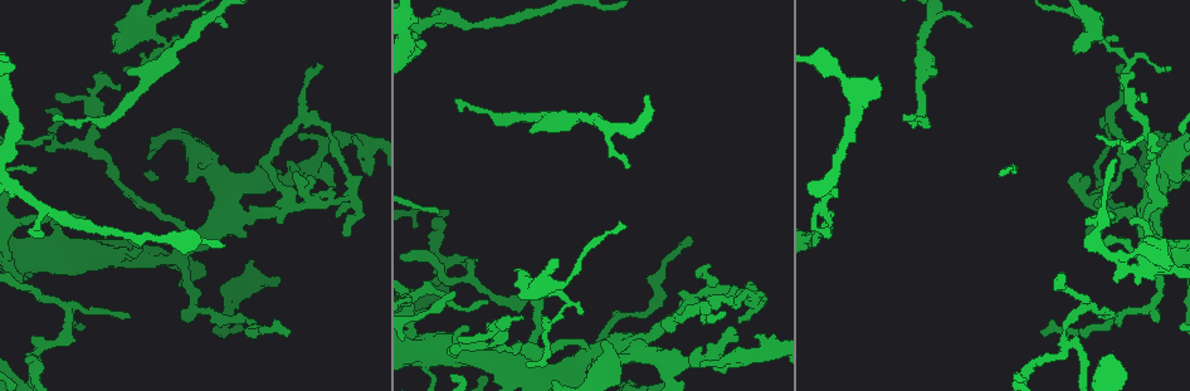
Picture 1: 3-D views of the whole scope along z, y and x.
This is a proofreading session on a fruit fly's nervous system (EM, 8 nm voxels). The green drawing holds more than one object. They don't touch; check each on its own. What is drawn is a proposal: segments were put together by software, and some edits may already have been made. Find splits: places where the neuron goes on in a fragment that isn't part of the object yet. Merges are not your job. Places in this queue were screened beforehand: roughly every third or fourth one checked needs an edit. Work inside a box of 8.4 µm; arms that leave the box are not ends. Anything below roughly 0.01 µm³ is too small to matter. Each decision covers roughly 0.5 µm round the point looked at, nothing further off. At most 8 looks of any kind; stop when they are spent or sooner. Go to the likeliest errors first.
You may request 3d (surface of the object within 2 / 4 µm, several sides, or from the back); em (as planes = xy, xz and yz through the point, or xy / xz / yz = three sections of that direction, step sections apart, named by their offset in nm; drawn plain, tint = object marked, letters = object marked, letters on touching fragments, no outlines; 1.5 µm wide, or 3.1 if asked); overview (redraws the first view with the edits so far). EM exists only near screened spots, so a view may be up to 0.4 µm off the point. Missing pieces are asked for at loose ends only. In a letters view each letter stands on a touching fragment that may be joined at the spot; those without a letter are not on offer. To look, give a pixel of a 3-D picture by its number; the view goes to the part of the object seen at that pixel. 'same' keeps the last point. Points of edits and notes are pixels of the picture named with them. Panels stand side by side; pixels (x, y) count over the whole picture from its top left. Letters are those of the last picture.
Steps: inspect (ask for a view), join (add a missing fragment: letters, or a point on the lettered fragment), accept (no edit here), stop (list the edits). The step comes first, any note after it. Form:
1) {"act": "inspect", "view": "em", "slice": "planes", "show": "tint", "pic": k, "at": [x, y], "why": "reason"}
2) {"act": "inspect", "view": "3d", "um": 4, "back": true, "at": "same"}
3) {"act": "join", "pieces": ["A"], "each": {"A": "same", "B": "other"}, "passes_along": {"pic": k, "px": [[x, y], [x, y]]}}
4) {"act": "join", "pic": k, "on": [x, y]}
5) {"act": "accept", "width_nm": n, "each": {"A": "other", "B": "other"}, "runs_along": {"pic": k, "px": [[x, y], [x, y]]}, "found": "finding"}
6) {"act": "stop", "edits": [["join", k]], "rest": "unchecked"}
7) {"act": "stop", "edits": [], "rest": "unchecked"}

{"act": "inspect", "view": "3d", "um": 4, "back": true, "pic": 1, "at": [1072, 50], "why": "free end"}

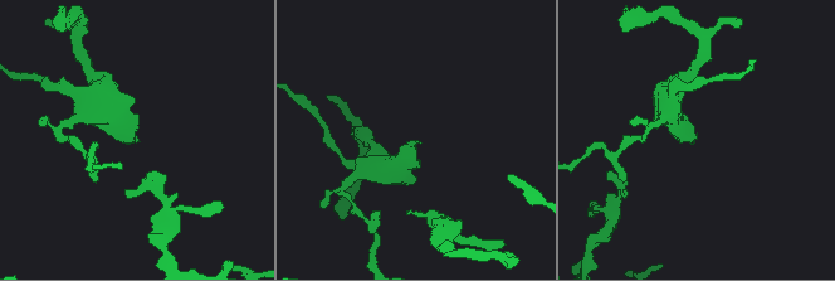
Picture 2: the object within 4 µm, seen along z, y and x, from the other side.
{"act": "inspect", "view": "em", "slice": "planes", "show": "letters", "pic": 2, "at": [692, 141]}

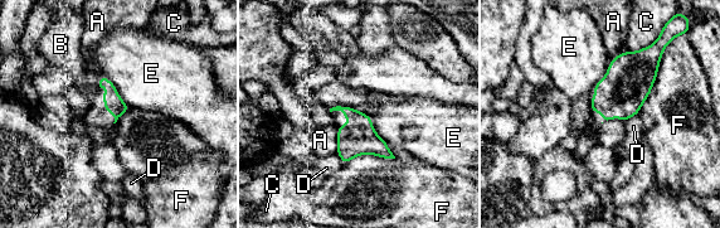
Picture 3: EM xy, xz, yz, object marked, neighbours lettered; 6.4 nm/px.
{"act": "accept", "each": {"A": "other", "B": "other", "C": "other", "D": "other", "E": "other", "F": "other"}, "border": {"pic": 3, "px": [[101, 76], [113, 85], [129, 107]]}, "found": "none of them fits"}

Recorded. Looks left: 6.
{"act": "inspect", "view": "3d", "um": 2, "pic": 1, "at": [52, 118], "why": "free end"}

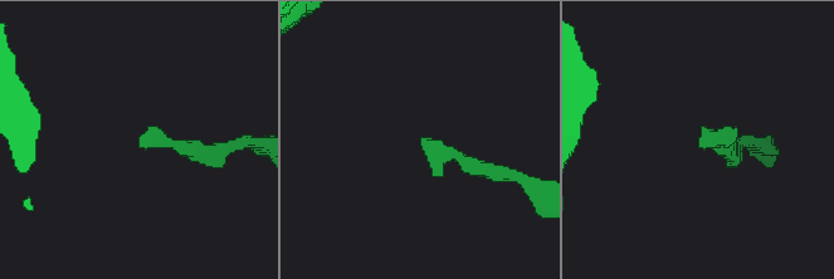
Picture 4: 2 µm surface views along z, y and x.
{"act": "inspect", "view": "em", "slice": "yz", "step": 4, "show": "letters", "pic": 4, "at": [424, 139]}

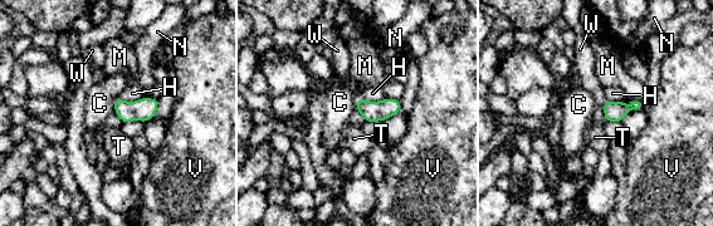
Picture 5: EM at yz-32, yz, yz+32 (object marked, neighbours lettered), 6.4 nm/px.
{"act": "join", "pieces": ["W"], "width_nm": 110, "each": {"C": "other", "H": "other", "M": "other", "N": "other", "T": "other", "V": "other", "W": "same"}, "passes_along": {"pic": 5, "px": [[614, 111], [605, 103], [585, 74]]}, "found": "the neuron continues"}

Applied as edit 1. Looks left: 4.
{"act": "inspect", "view": "overview", "why": "redraw"}

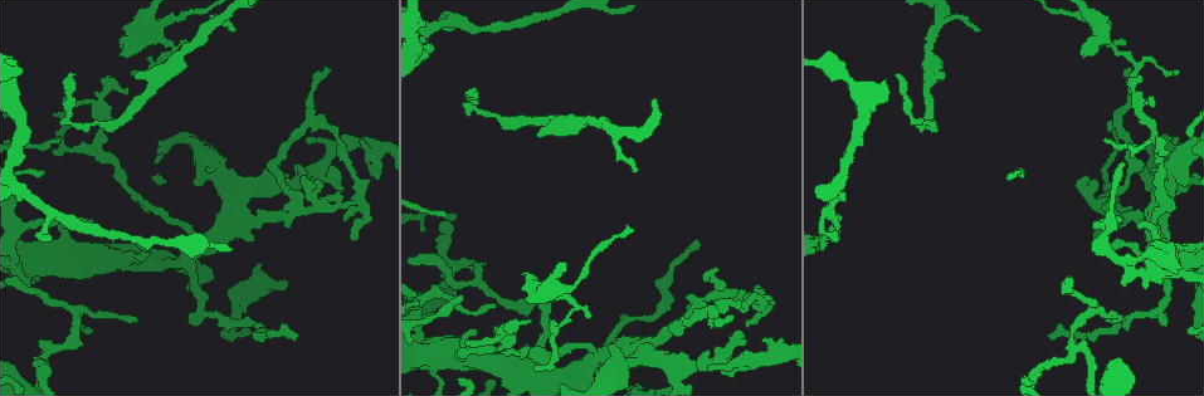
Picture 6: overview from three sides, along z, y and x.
{"act": "inspect", "view": "em", "slice": "xy", "step": 4, "show": "tint", "pic": 6, "at": [134, 70], "why": "thin end"}

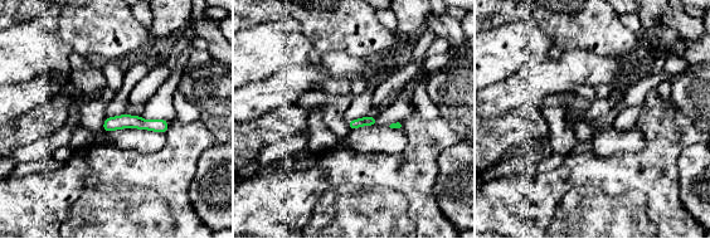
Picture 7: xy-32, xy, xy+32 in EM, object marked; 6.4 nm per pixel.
{"act": "inspect", "view": "em", "slice": "xy", "step": 4, "show": "letters", "at": "same", "why": "what lies round it"}

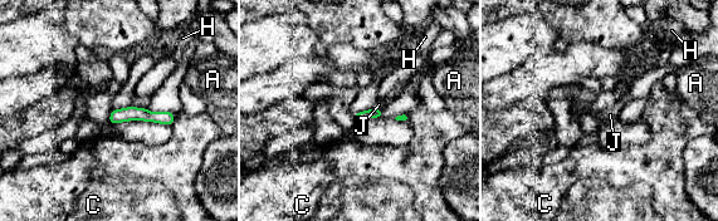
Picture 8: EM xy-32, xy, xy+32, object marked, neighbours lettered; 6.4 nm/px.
{"act": "accept", "each": {"A": "other", "C": "other", "H": "other", "J": "other"}, "border": {"pic": 8, "px": [[175, 113], [171, 126]]}, "found": "none of them fits"}

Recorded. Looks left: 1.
{"act": "stop", "edits": [["join", 5]], "rest": "unchecked"}

